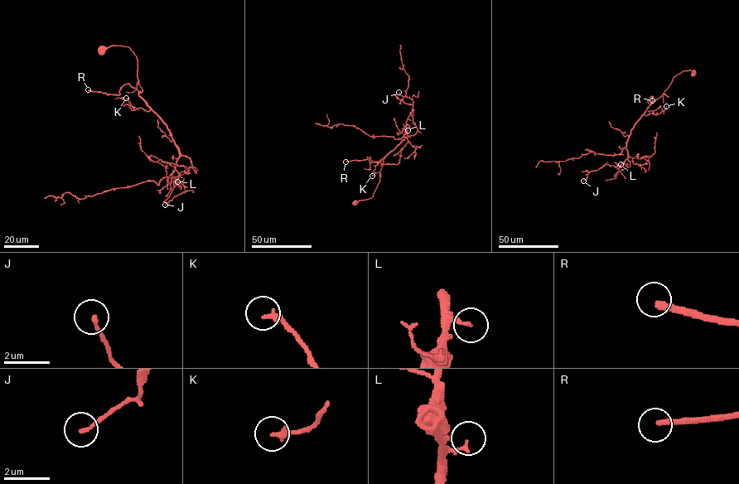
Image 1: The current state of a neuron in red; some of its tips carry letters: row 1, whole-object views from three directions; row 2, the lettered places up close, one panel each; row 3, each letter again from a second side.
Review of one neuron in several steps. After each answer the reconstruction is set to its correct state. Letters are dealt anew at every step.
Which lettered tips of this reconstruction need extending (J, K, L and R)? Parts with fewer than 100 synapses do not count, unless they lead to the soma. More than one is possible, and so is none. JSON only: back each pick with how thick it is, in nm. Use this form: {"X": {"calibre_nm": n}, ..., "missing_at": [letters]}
{"R": {"calibre_nm": 240}, "missing_at": ["R"]}

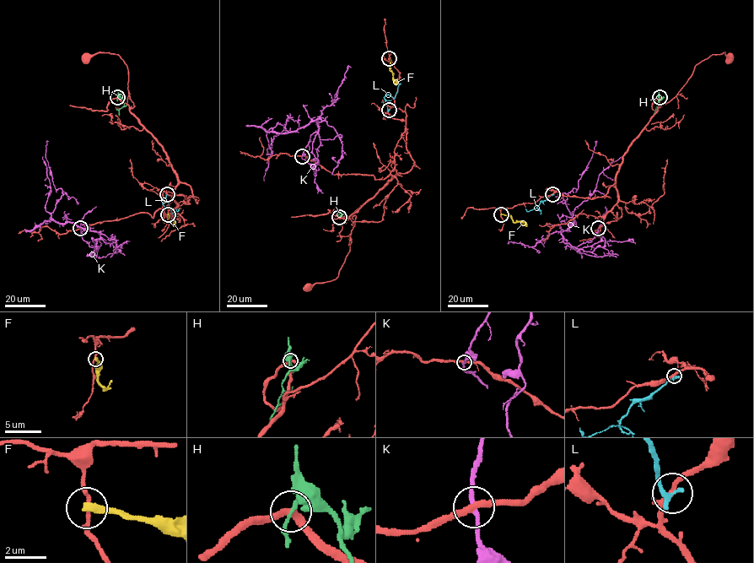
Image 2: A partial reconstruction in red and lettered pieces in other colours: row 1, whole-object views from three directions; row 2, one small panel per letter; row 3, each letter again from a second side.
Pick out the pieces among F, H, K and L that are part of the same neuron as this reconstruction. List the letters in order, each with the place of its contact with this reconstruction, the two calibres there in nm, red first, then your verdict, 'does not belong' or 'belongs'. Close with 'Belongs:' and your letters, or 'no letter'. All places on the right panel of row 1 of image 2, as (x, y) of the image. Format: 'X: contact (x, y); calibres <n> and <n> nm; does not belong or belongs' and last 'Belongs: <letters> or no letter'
F: contact (501, 214); calibres 190 and 320 nm; does not belong
H: contact (659, 97); calibres 300 and 240 nm; does not belong
K: contact (598, 228); calibres 280 and 190 nm; does not belong
L: contact (552, 194); calibres 260 and 320 nm; does not belong
Belongs: no letter

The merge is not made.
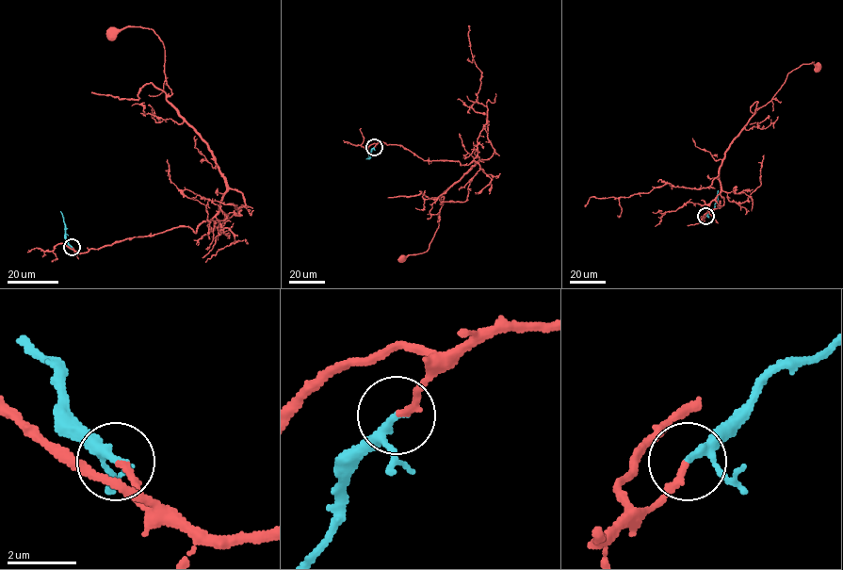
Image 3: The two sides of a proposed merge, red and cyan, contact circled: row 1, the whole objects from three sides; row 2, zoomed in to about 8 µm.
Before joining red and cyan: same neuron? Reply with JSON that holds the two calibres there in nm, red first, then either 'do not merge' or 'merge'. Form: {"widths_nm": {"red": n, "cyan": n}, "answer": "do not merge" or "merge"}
{"widths_nm": {"red": 180, "cyan": 200}, "answer": "merge"}

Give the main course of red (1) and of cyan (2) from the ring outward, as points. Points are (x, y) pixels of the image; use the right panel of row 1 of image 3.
1: (705, 216), (724, 202), (719, 168), (755, 109), (770, 100), (793, 70), (812, 62), (818, 67)
2: (705, 216), (714, 209), (718, 190)

